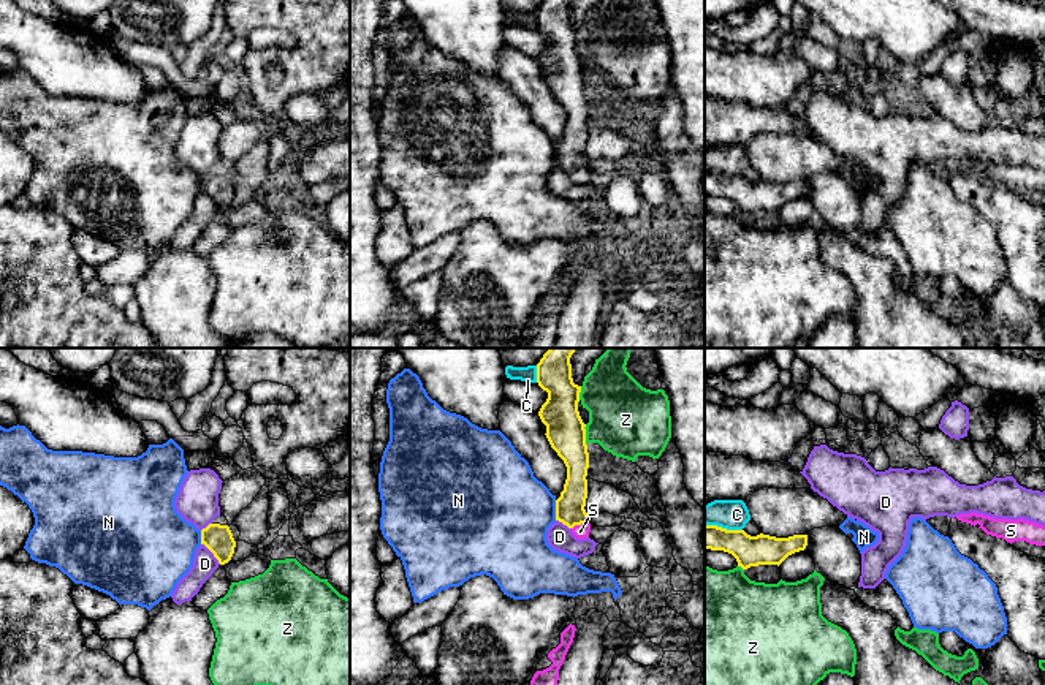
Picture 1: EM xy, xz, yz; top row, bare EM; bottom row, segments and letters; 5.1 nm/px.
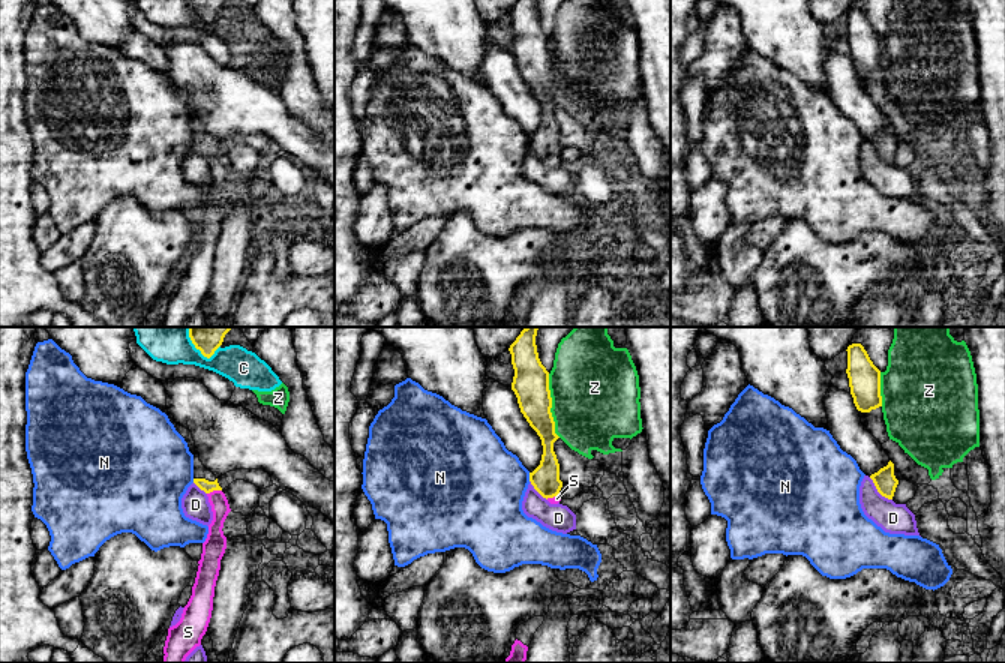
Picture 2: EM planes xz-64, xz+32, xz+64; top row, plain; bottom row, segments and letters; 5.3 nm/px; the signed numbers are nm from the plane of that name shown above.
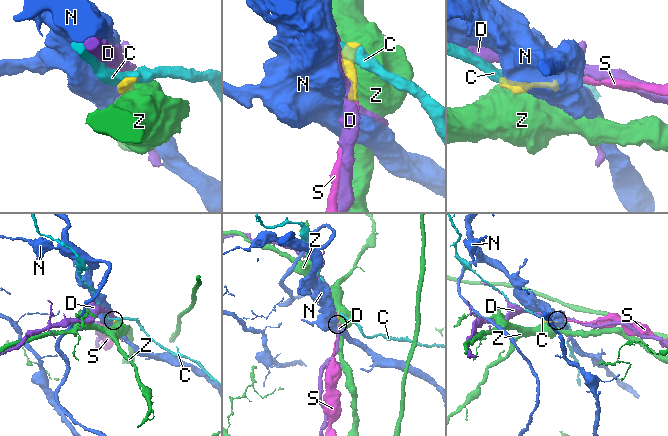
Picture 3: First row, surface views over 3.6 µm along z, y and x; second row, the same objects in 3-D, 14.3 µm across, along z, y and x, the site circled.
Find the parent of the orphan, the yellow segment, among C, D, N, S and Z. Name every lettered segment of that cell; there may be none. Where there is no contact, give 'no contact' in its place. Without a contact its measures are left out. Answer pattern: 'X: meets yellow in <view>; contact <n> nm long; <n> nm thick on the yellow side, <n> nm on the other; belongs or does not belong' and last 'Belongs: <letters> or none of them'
C: meets yellow in xz; contact 90 nm long; 190 nm thick on the yellow side, 80 nm on the other; does not belong
D: meets yellow in xy; contact 150 nm long; 150 nm thick on the yellow side, 120 nm on the other; does not belong
N: meets yellow in xz; contact 100 nm long; 150 nm thick on the yellow side, 460 nm on the other; does not belong
S: meets yellow in xz; contact 100 nm long; 150 nm thick on the yellow side, 70 nm on the other; belongs
Z: meets yellow in xz; contact 110 nm long; 200 nm thick on the yellow side, 380 nm on the other; does not belong
Belongs: S

